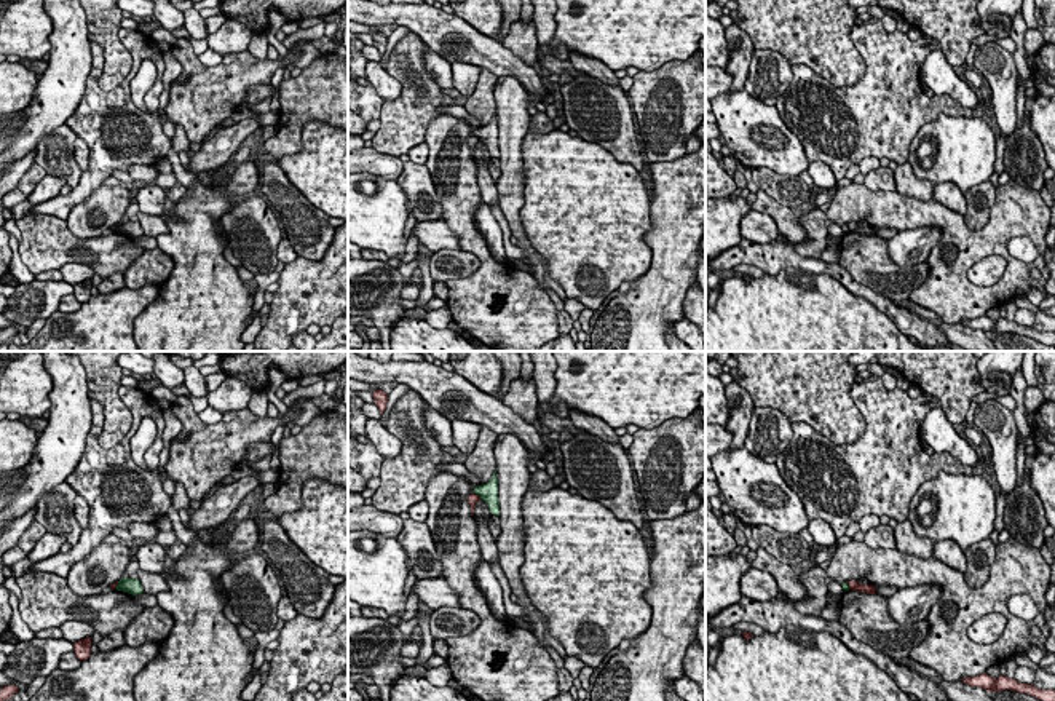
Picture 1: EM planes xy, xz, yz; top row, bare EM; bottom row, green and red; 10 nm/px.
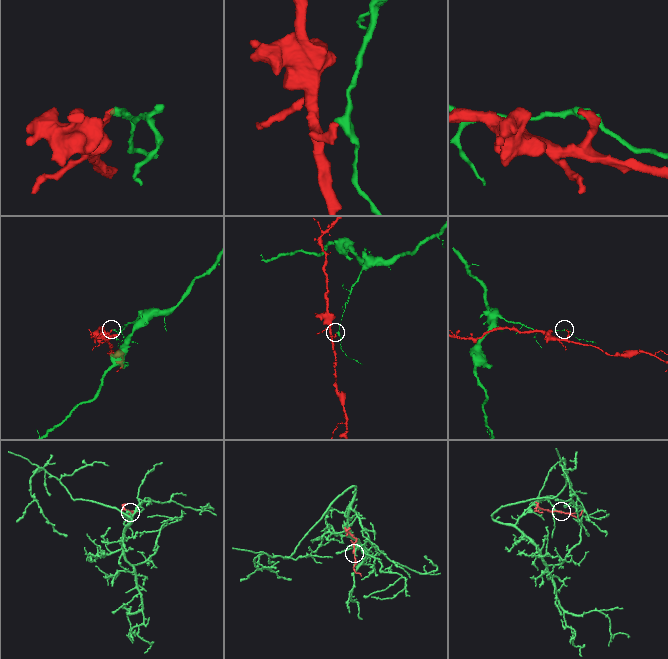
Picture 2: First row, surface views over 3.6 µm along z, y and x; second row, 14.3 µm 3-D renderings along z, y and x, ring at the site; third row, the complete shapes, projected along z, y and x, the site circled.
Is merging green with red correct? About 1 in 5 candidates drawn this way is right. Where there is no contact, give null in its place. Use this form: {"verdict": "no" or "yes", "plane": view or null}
{"verdict": "no", "plane": "xz"}

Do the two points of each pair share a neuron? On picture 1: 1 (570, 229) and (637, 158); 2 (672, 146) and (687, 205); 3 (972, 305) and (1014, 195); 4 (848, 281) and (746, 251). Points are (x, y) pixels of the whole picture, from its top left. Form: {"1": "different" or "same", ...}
{"1": "different", "2": "different", "3": "same", "4": "same"}

